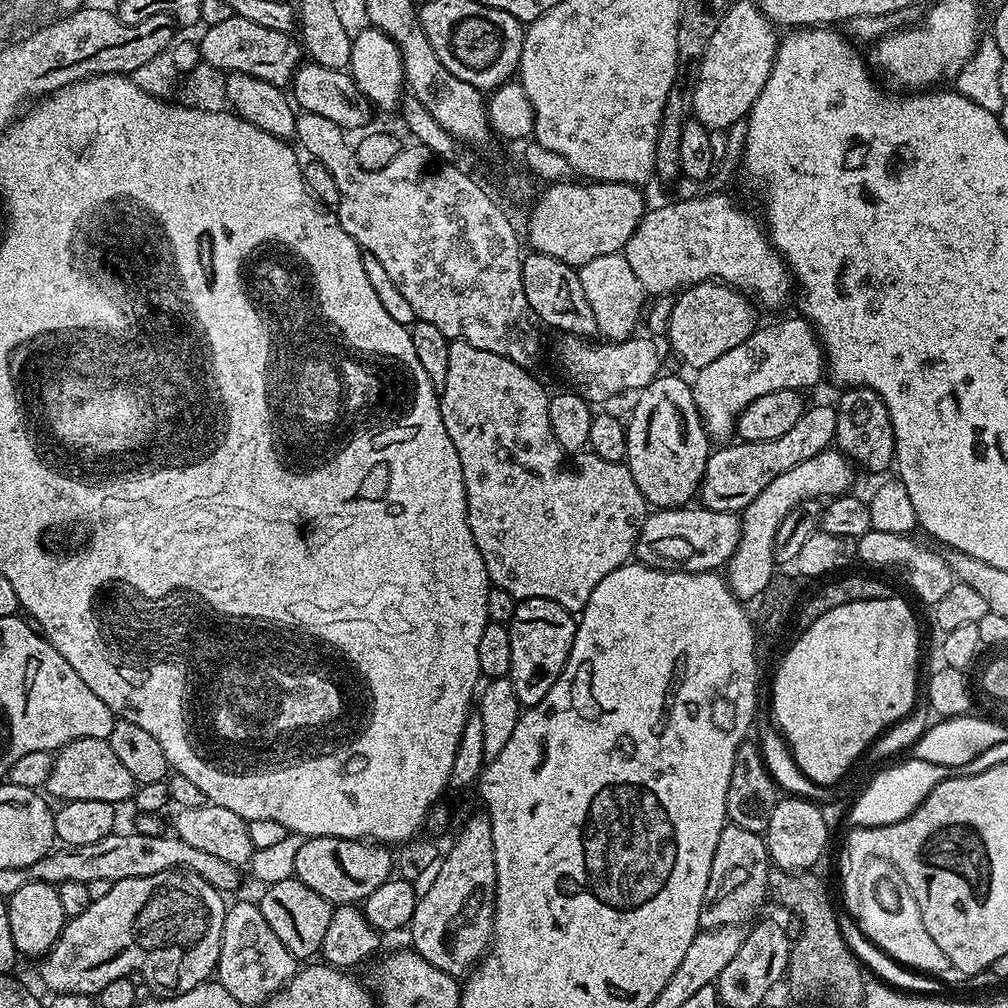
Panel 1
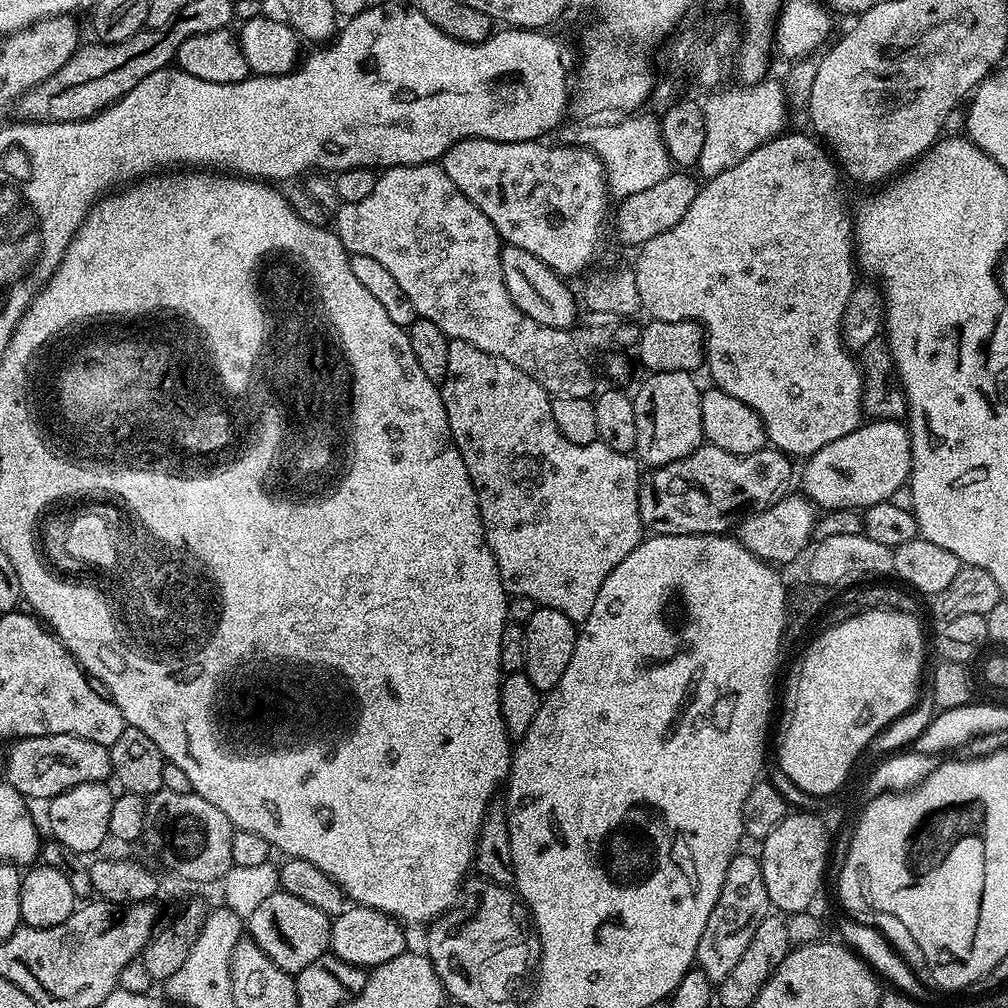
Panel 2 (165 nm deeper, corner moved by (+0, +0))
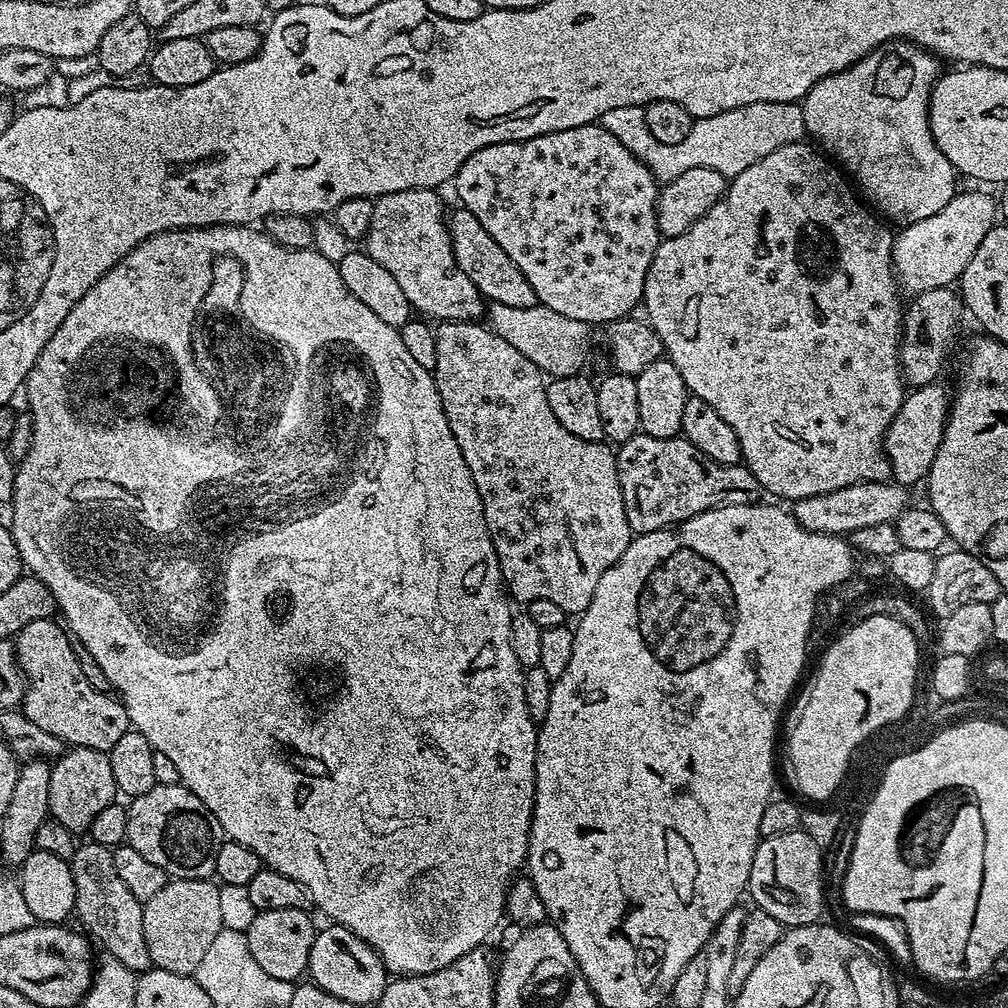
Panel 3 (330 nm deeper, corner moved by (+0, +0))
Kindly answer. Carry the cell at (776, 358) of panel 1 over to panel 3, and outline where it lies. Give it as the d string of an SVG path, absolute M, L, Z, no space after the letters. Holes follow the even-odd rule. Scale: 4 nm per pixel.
M964 190L957 191L954 198L950 198L950 202L946 202L946 206L942 206L942 210L938 210L938 214L934 214L930 218L922 218L922 222L914 222L913 224L905 224L895 233L892 242L892 271L895 272L899 287L905 293L915 294L917 292L925 292L926 290L938 290L939 288L947 288L955 285L960 279L962 270L966 270L966 265L970 263L970 258L974 258L974 250L978 250L982 238L986 238L986 234L991 228L996 227L998 223L998 200L995 195L992 196L991 191L980 190L984 192L964 192Z

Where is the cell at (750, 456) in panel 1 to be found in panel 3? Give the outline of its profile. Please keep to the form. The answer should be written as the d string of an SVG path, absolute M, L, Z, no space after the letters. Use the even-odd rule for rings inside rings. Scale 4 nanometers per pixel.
M643 434L631 436L628 441L619 445L615 449L616 465L618 466L618 482L622 486L622 498L626 506L626 522L630 522L633 533L639 534L642 532L657 532L663 528L670 528L677 524L681 524L683 520L694 518L703 512L709 512L712 508L720 508L723 504L754 504L761 499L762 489L758 478L754 478L754 474L748 468L745 468L743 463L739 464L719 464L710 458L706 458L700 451L684 439L683 435L675 436L674 438L650 438Z

